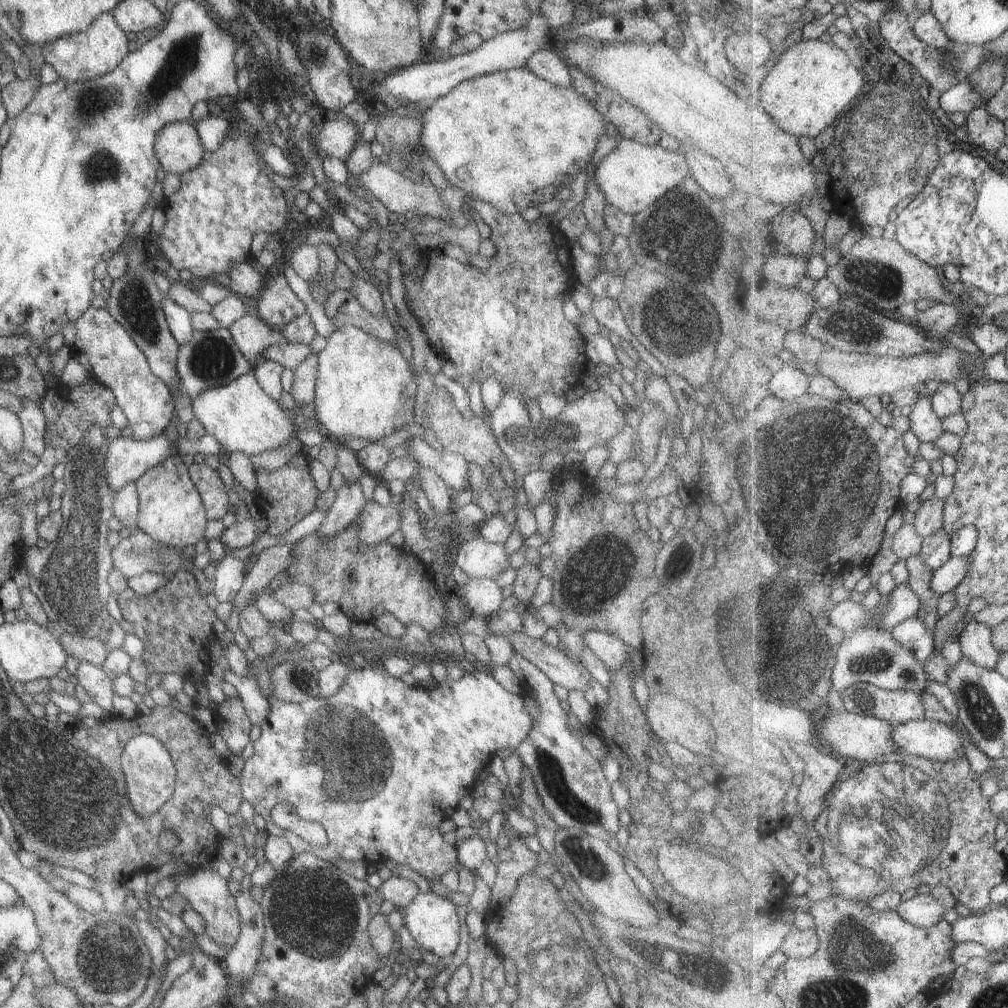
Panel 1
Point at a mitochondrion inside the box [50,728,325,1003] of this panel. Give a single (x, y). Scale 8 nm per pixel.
(107, 957)

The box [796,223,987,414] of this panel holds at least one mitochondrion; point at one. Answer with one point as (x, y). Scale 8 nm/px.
(879, 280)

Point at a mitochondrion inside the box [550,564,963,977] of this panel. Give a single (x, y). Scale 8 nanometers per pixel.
(896, 798)

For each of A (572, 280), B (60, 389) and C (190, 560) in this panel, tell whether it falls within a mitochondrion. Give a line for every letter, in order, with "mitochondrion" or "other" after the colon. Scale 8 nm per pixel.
A: other
B: other
C: other

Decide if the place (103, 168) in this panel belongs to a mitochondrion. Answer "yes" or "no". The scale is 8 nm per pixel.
yes

